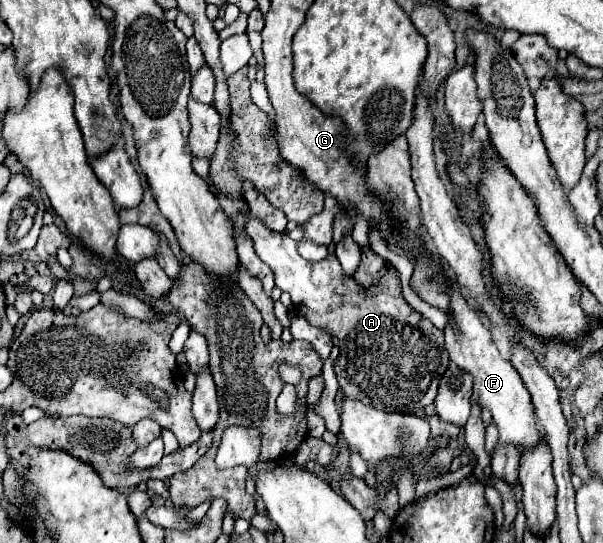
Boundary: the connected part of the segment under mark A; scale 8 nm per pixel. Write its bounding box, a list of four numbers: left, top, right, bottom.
[245,218,449,414]

